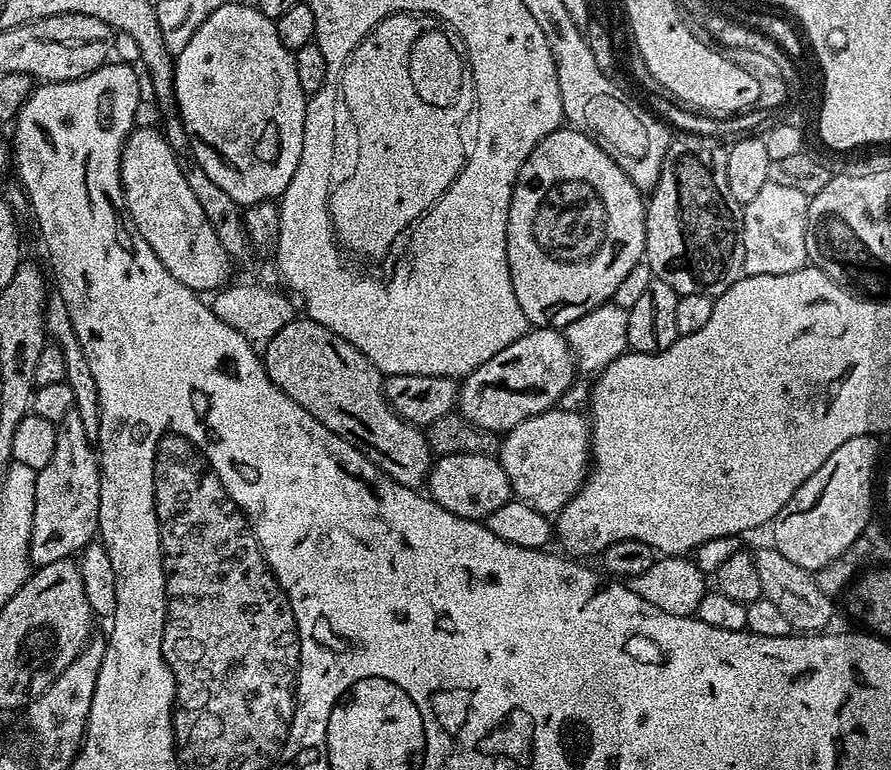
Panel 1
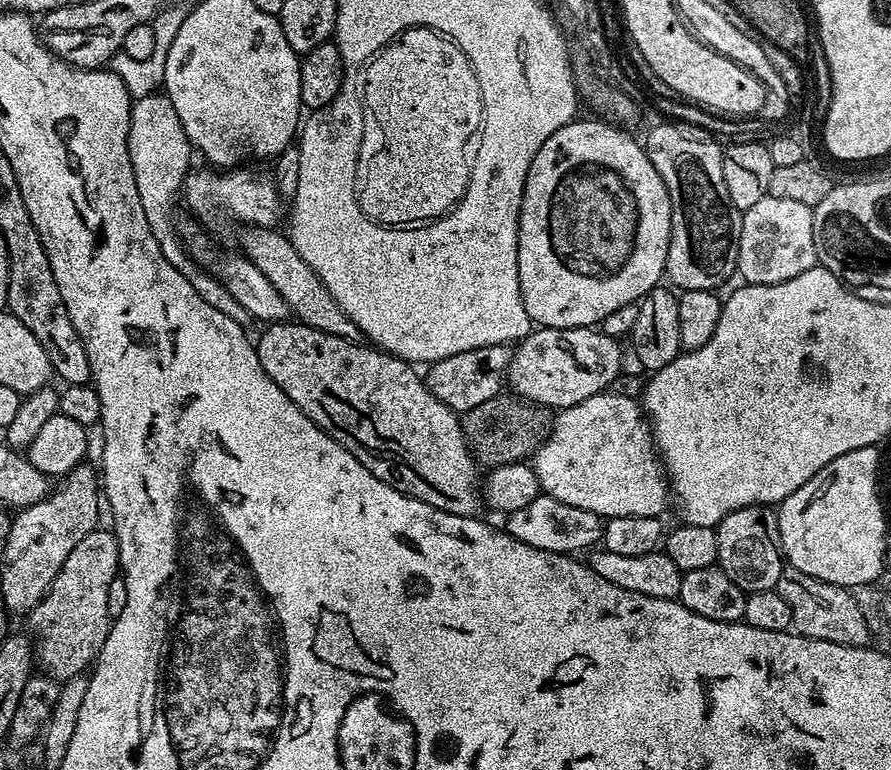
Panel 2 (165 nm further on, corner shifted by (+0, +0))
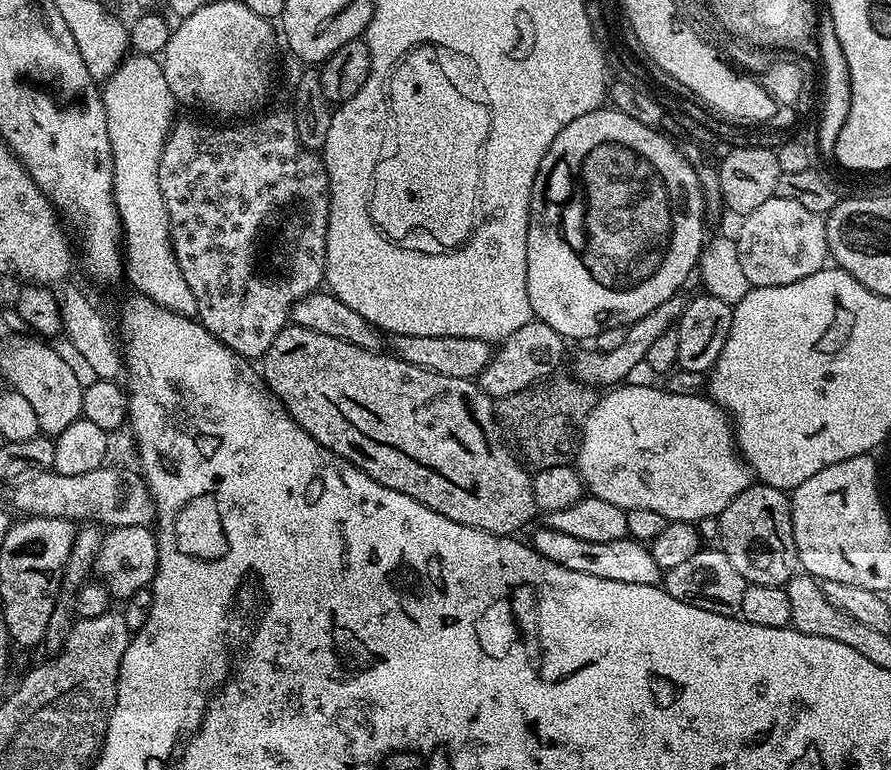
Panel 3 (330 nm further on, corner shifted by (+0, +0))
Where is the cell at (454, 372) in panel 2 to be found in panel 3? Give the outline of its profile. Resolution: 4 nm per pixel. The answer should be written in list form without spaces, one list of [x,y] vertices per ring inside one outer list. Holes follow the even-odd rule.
[[[535,318],[526,322],[526,326],[521,326],[517,332],[499,341],[498,351],[478,377],[481,390],[493,398],[518,394],[518,390],[537,384],[559,369],[556,367],[564,360],[564,347],[564,337],[558,334],[558,330],[546,326],[546,322]]]

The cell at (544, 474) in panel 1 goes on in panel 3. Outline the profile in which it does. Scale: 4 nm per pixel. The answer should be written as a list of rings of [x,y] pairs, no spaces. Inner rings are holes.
[[[624,382],[611,390],[605,391],[608,393],[605,396],[603,393],[597,399],[594,410],[590,410],[590,414],[586,418],[584,430],[580,433],[580,447],[576,449],[574,457],[574,467],[582,478],[587,495],[602,498],[619,508],[625,510],[658,510],[658,514],[665,516],[669,522],[673,520],[701,522],[700,520],[717,518],[726,510],[726,506],[733,502],[738,494],[746,490],[754,480],[753,473],[738,451],[734,425],[729,413],[725,412],[723,408],[719,408],[707,395],[687,396],[684,392],[667,392],[666,389],[658,387],[653,385],[634,386]]]

